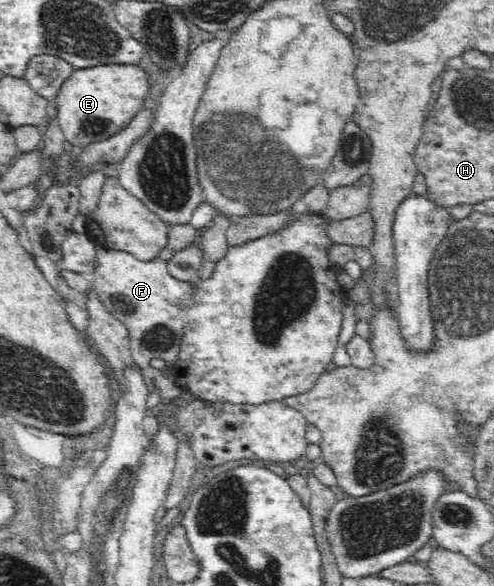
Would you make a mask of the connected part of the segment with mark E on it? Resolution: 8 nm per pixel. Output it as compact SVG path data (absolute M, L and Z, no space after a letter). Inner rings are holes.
M137 63L74 69L69 77L59 91L57 121L65 139L78 148L114 136L152 94L149 75Z

